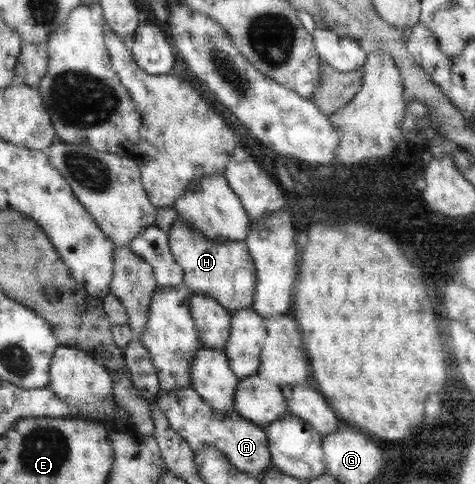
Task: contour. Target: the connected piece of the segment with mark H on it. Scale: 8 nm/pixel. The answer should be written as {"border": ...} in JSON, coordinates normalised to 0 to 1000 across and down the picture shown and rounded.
{"border":[[[381,446],[364,459],[352,486],[360,523],[383,552],[385,585],[404,605],[438,610],[484,645],[531,632],[537,614],[539,556],[514,496],[448,500],[423,479],[415,479]]]}

